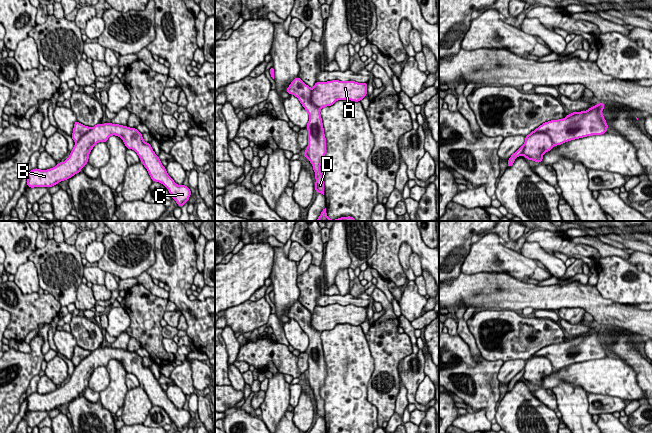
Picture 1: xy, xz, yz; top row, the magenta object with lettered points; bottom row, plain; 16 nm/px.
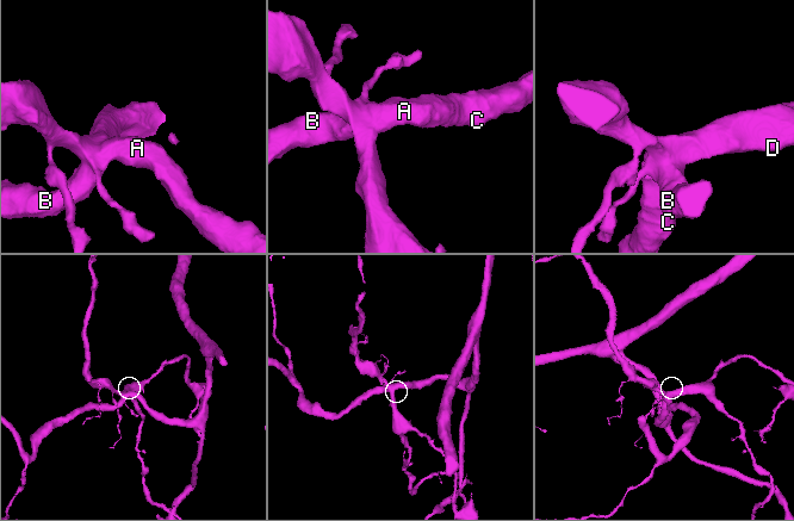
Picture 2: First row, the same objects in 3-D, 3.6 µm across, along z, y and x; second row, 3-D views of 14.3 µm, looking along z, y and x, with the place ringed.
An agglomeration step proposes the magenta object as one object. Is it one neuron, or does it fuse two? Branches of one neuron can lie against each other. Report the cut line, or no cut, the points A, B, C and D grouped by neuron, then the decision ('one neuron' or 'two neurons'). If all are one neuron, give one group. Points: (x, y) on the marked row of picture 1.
no cut; A B C D; one neuron

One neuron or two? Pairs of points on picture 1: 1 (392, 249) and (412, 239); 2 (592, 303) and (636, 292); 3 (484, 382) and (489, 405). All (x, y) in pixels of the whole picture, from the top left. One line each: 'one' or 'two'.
1: one
2: two
3: one

